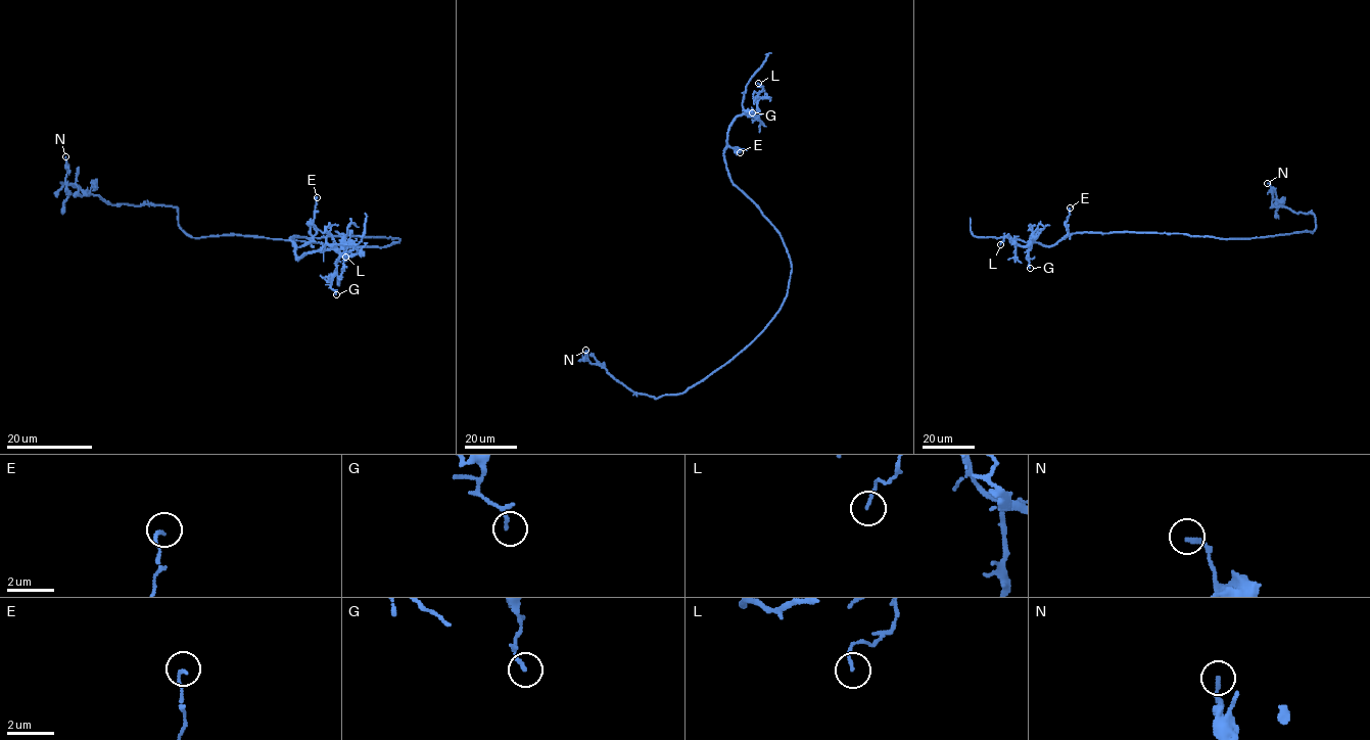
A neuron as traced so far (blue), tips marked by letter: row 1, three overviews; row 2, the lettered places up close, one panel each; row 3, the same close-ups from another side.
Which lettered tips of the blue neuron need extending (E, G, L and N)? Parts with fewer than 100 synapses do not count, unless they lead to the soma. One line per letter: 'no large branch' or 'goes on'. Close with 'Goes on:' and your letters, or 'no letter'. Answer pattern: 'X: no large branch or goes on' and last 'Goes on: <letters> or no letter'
E: no large branch
G: no large branch
L: no large branch
N: no large branch
Goes on: no letter

